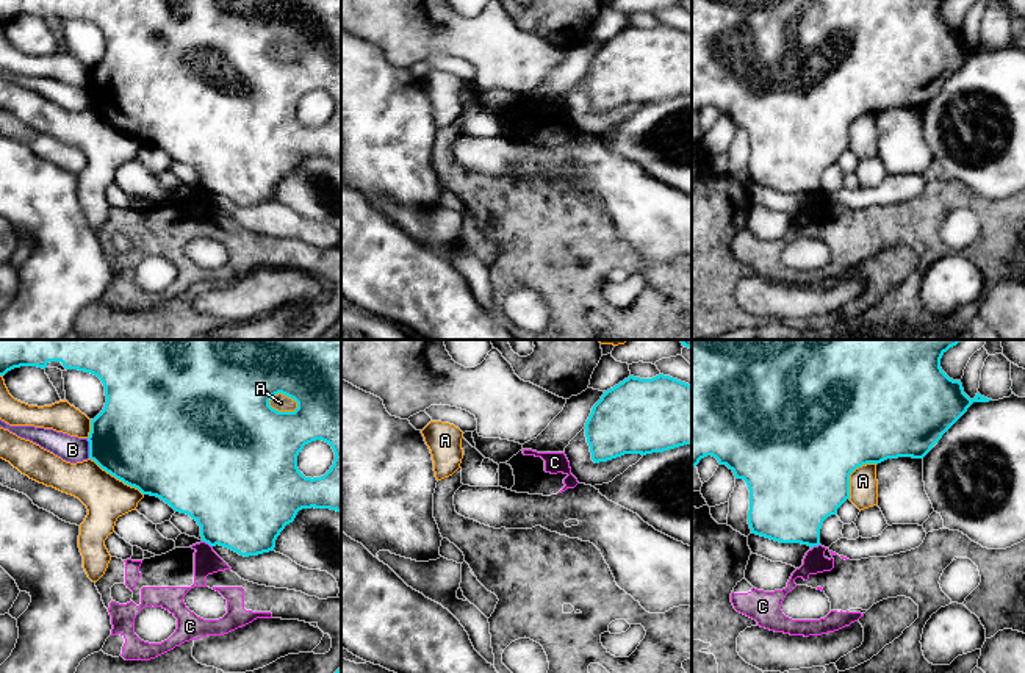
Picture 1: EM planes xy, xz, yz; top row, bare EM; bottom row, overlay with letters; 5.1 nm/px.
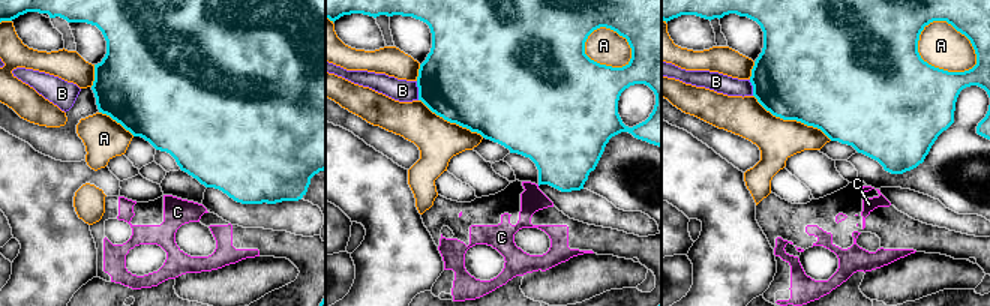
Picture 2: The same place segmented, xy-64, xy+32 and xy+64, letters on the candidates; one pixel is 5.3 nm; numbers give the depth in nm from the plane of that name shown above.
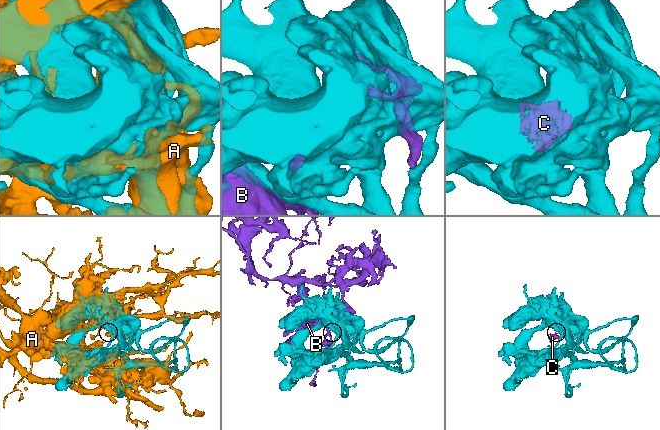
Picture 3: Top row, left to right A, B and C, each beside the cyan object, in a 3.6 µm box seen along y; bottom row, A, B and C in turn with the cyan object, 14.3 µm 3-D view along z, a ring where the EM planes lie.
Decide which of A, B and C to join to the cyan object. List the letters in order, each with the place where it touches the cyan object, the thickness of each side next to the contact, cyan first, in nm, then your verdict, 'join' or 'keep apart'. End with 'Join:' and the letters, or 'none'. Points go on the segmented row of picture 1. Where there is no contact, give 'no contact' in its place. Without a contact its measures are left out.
A: meets cyan in xy at (282, 412); 480 nm thick on the cyan side, 90 nm on the other; keep apart
B: meets cyan in xy at (89, 448); 460 nm thick on the cyan side, 130 nm on the other; keep apart
C: meets cyan in xy at (207, 542); 460 nm thick on the cyan side, 130 nm on the other; keep apart
Join: none

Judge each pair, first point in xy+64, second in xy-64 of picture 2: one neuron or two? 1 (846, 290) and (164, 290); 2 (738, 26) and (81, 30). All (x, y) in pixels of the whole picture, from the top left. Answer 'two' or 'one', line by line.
1: one
2: one

